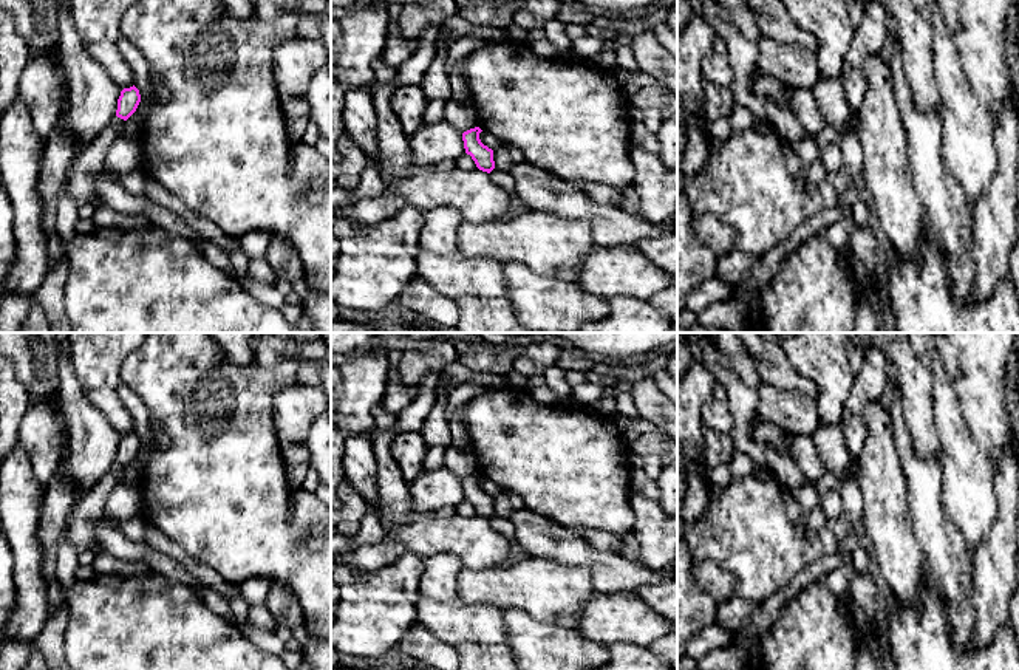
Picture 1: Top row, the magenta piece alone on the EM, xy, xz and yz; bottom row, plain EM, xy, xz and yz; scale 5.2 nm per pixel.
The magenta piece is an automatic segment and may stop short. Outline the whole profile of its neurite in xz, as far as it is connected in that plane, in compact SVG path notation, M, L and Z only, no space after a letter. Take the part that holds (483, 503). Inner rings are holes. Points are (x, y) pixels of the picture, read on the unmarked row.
M479 473L470 475L462 480L465 500L472 503L476 514L490 520L495 515L493 497L484 492L479 486Z

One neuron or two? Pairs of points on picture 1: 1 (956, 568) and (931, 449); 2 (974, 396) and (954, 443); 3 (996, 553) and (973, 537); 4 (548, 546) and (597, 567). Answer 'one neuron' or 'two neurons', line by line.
1: two neurons
2: two neurons
3: two neurons
4: one neuron

